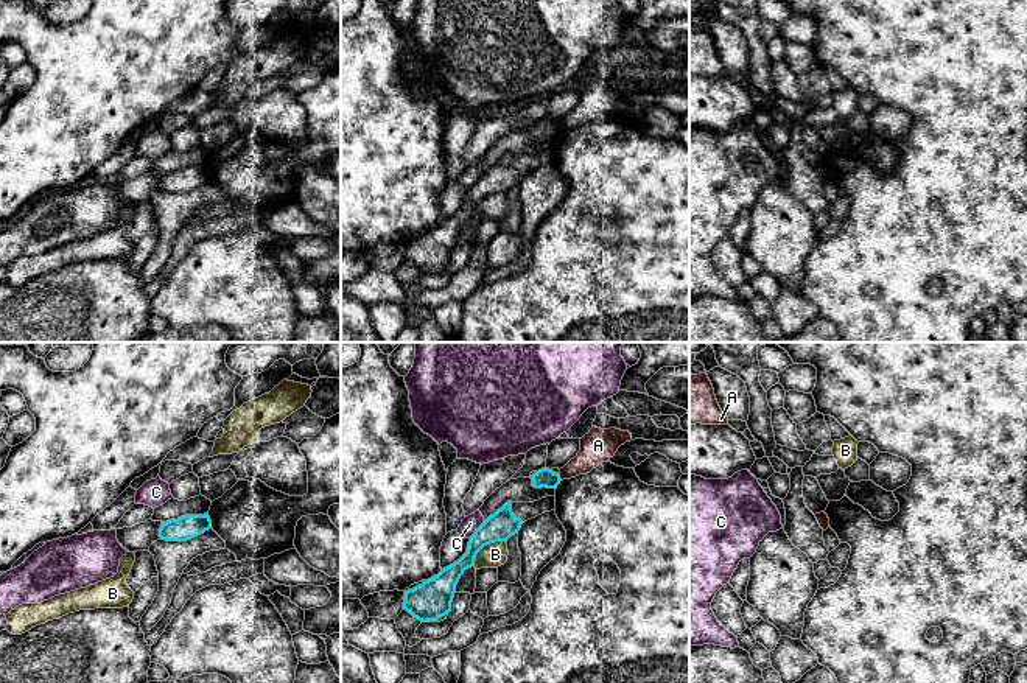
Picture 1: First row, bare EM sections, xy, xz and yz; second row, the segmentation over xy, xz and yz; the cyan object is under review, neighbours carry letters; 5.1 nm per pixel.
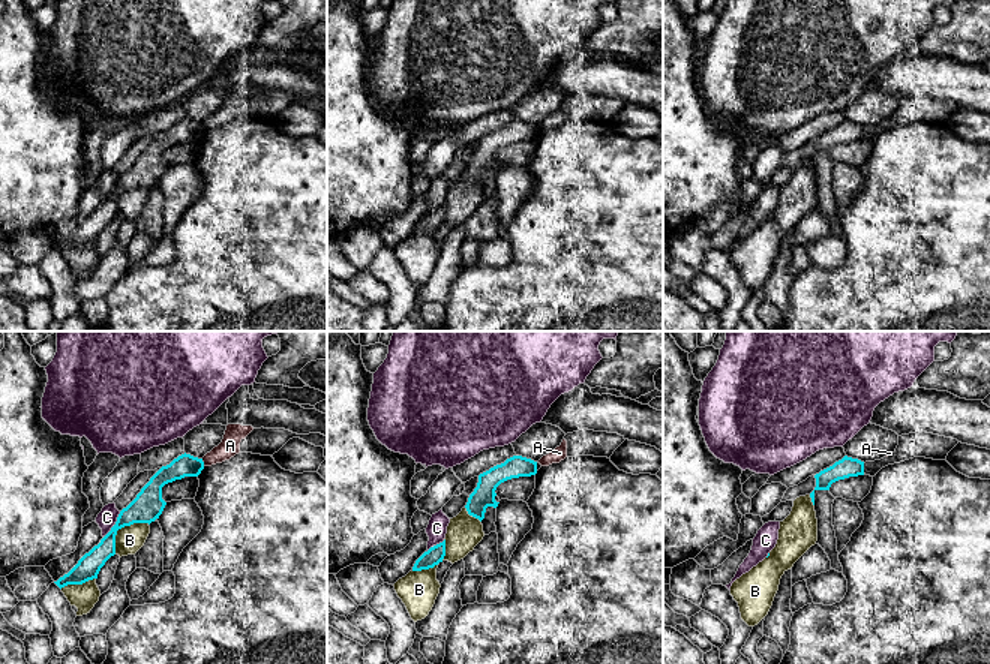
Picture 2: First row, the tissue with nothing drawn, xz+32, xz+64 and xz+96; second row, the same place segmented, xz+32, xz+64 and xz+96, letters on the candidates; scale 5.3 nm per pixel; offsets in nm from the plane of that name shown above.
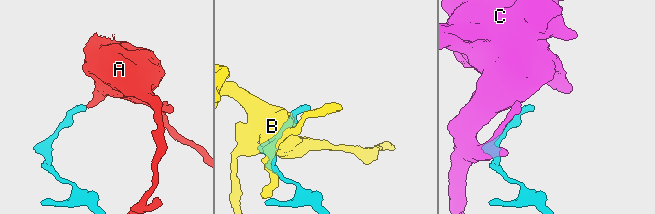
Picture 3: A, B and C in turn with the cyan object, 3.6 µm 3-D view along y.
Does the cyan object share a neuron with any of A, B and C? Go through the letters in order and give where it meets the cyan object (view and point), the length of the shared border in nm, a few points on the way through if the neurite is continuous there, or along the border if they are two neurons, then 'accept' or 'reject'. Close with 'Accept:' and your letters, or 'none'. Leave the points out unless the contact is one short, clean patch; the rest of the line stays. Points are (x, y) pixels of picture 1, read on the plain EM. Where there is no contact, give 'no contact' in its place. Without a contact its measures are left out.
A: contact xz (559, 128); length 50 nm; border xz (557, 125), (562, 131); reject
B: contact xz (489, 195); length 180 nm; reject
C: contact xz (476, 181); length 130 nm; reject
Accept: none

